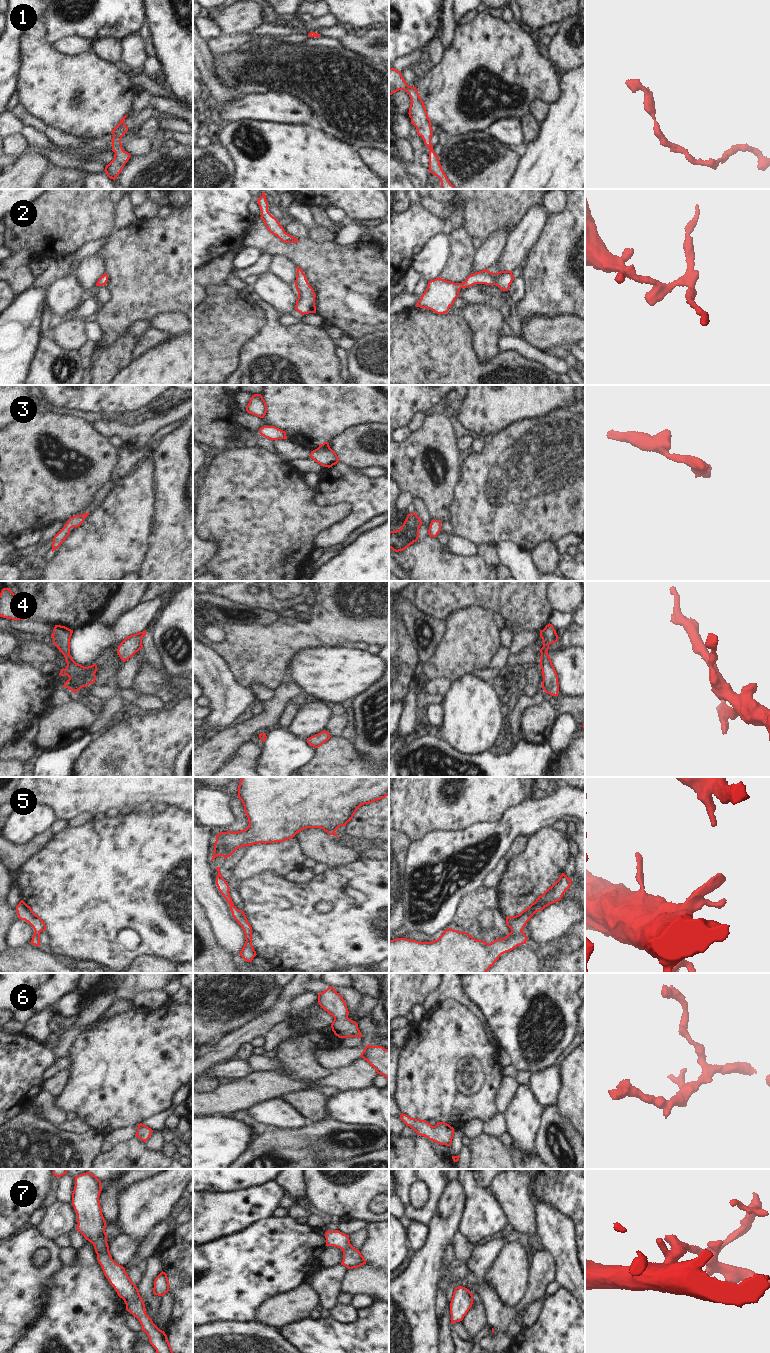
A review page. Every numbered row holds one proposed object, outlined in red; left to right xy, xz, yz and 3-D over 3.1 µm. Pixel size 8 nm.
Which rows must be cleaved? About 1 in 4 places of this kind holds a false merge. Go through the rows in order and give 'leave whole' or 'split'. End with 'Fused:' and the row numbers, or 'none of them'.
1: leave whole
2: leave whole
3: leave whole
4: leave whole
5: leave whole
6: leave whole
7: leave whole
Fused: none of them

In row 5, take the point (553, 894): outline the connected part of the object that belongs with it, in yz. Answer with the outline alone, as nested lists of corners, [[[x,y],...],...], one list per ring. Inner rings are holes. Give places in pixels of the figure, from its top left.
[[[562,873],[559,879],[529,907],[516,916],[506,917],[506,924],[511,932],[503,939],[496,939],[490,944],[473,938],[467,932],[451,928],[445,929],[443,934],[432,942],[406,938],[389,940],[389,973],[486,973],[502,954],[526,944],[528,938],[522,930],[527,922],[536,912],[560,901],[571,882],[572,879]]]

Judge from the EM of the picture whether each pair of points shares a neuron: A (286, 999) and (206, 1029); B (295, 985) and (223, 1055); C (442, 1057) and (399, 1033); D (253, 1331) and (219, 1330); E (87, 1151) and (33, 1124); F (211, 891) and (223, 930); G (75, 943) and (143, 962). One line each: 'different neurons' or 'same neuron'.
A: different neurons
B: same neuron
C: different neurons
D: same neuron
E: same neuron
F: same neuron
G: different neurons

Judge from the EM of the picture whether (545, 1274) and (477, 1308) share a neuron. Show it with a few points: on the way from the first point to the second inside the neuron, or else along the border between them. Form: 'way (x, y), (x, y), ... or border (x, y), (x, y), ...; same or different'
border (471, 1287), (480, 1295), (487, 1322); different

